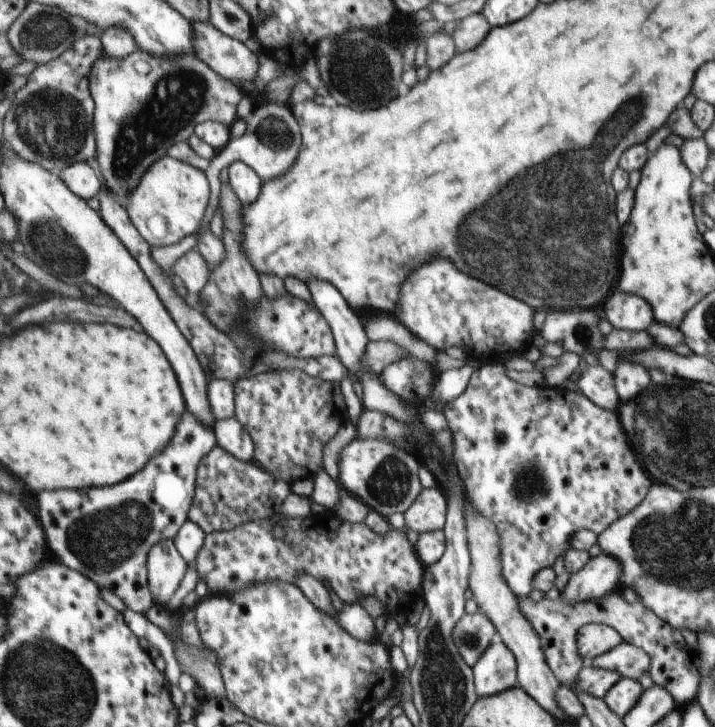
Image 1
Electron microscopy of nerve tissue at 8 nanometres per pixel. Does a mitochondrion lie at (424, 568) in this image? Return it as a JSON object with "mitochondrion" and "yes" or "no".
{"mitochondrion":"no"}

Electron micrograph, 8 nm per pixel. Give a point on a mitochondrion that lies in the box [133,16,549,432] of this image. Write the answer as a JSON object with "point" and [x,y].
{"point":[360,72]}

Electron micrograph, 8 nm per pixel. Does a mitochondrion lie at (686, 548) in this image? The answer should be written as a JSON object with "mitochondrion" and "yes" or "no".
{"mitochondrion":"yes"}

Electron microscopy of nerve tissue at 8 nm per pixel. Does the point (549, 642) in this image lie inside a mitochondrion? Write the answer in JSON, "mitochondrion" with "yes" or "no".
{"mitochondrion":"no"}

